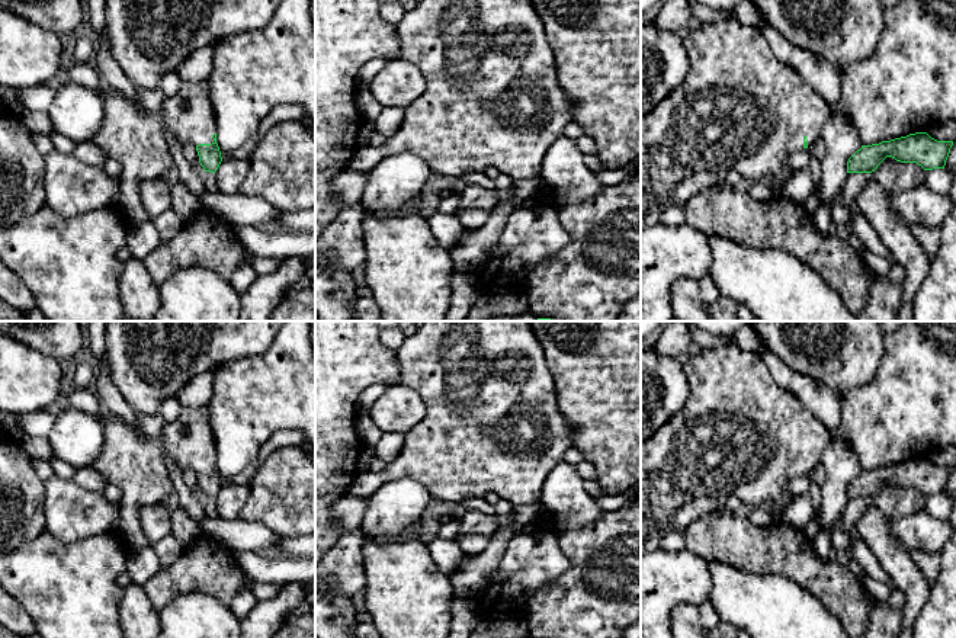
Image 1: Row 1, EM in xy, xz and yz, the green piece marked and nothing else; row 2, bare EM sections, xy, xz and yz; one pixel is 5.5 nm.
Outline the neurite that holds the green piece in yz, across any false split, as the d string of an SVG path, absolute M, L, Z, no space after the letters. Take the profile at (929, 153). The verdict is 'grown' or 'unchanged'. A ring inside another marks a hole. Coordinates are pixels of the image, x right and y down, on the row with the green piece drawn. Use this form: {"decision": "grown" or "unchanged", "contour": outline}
{"decision": "unchanged", "contour": "M927 132L862 145L847 161L847 173L872 173L886 158L917 163L924 170L944 169L953 141L937 141Z"}

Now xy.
{"decision": "grown", "contour": "M208 81L182 83L174 96L164 97L158 112L139 108L122 93L109 87L103 90L103 102L103 121L92 141L103 150L106 158L116 160L122 167L119 205L129 224L138 225L150 219L139 196L141 183L176 171L166 138L167 132L173 134L180 145L193 144L196 147L199 163L205 171L215 173L218 170L222 157L216 144L216 121L212 112Z"}

